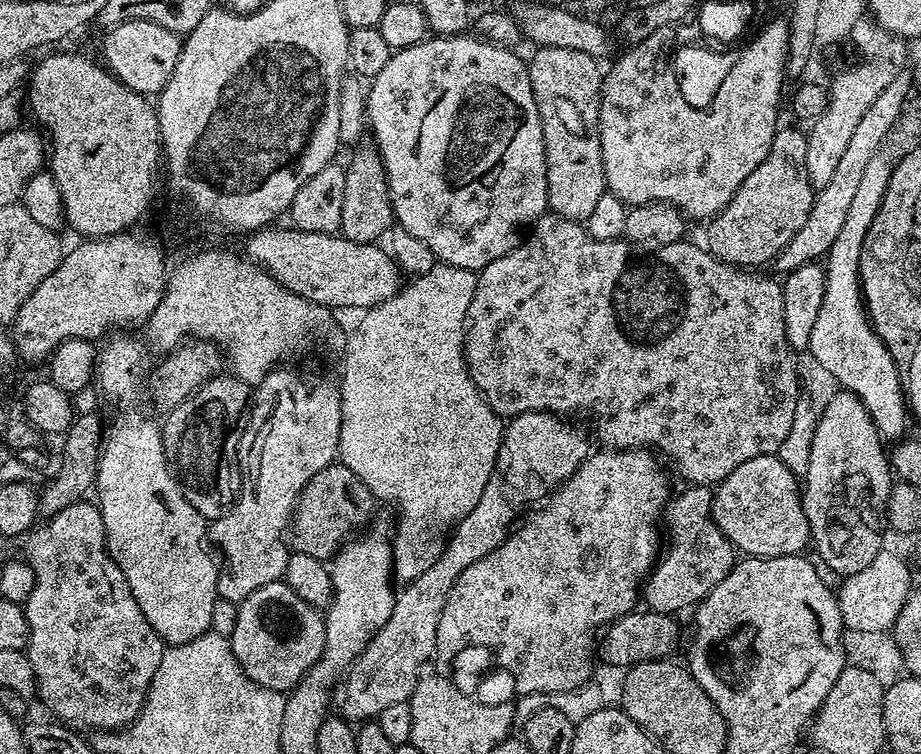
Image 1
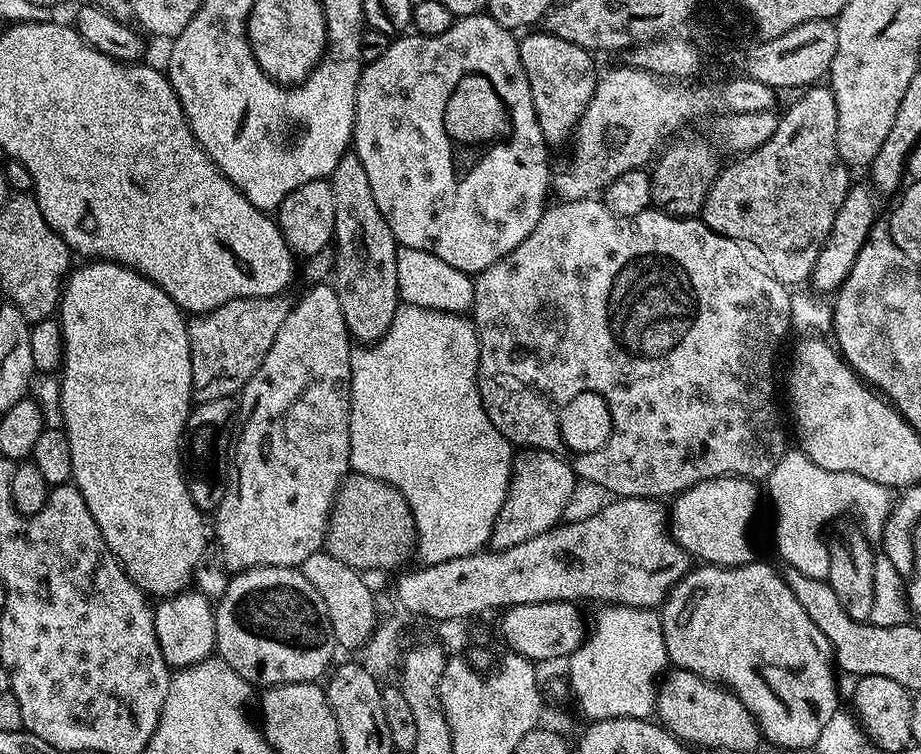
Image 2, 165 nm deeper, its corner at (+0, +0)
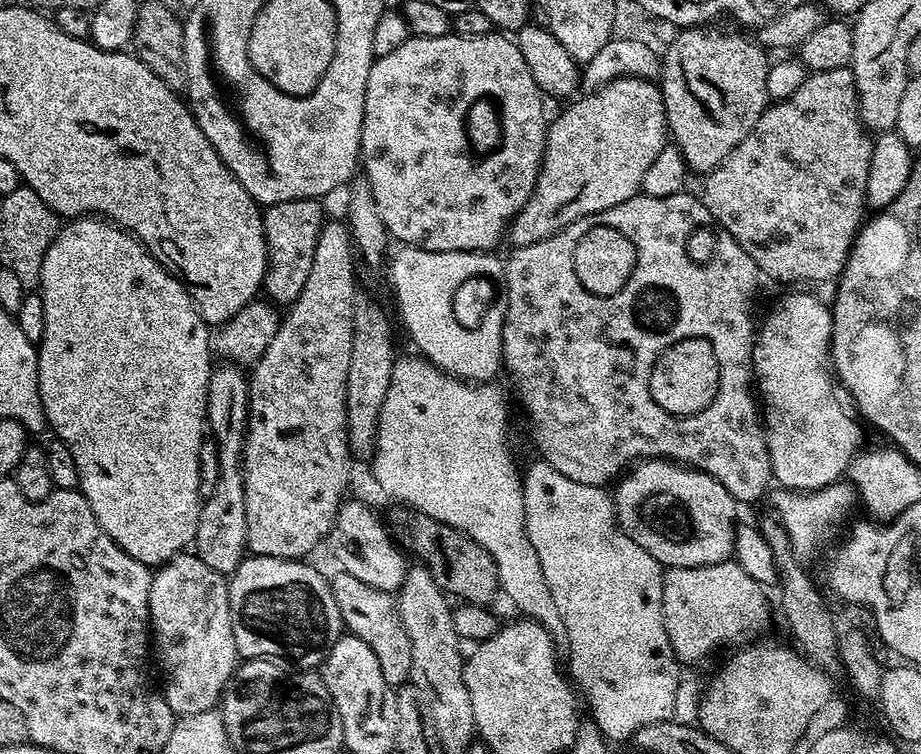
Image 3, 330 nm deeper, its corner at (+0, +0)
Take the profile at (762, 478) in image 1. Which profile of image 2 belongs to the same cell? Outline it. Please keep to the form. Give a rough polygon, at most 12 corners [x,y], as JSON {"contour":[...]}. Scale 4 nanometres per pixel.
{"contour":[[743,476],[698,482],[670,504],[670,531],[708,566],[753,563],[762,500]]}

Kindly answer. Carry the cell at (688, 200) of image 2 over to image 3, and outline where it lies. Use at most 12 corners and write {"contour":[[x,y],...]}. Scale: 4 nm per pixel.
{"contour":[[693,26],[663,49],[670,140],[707,174],[769,107],[769,53]]}

